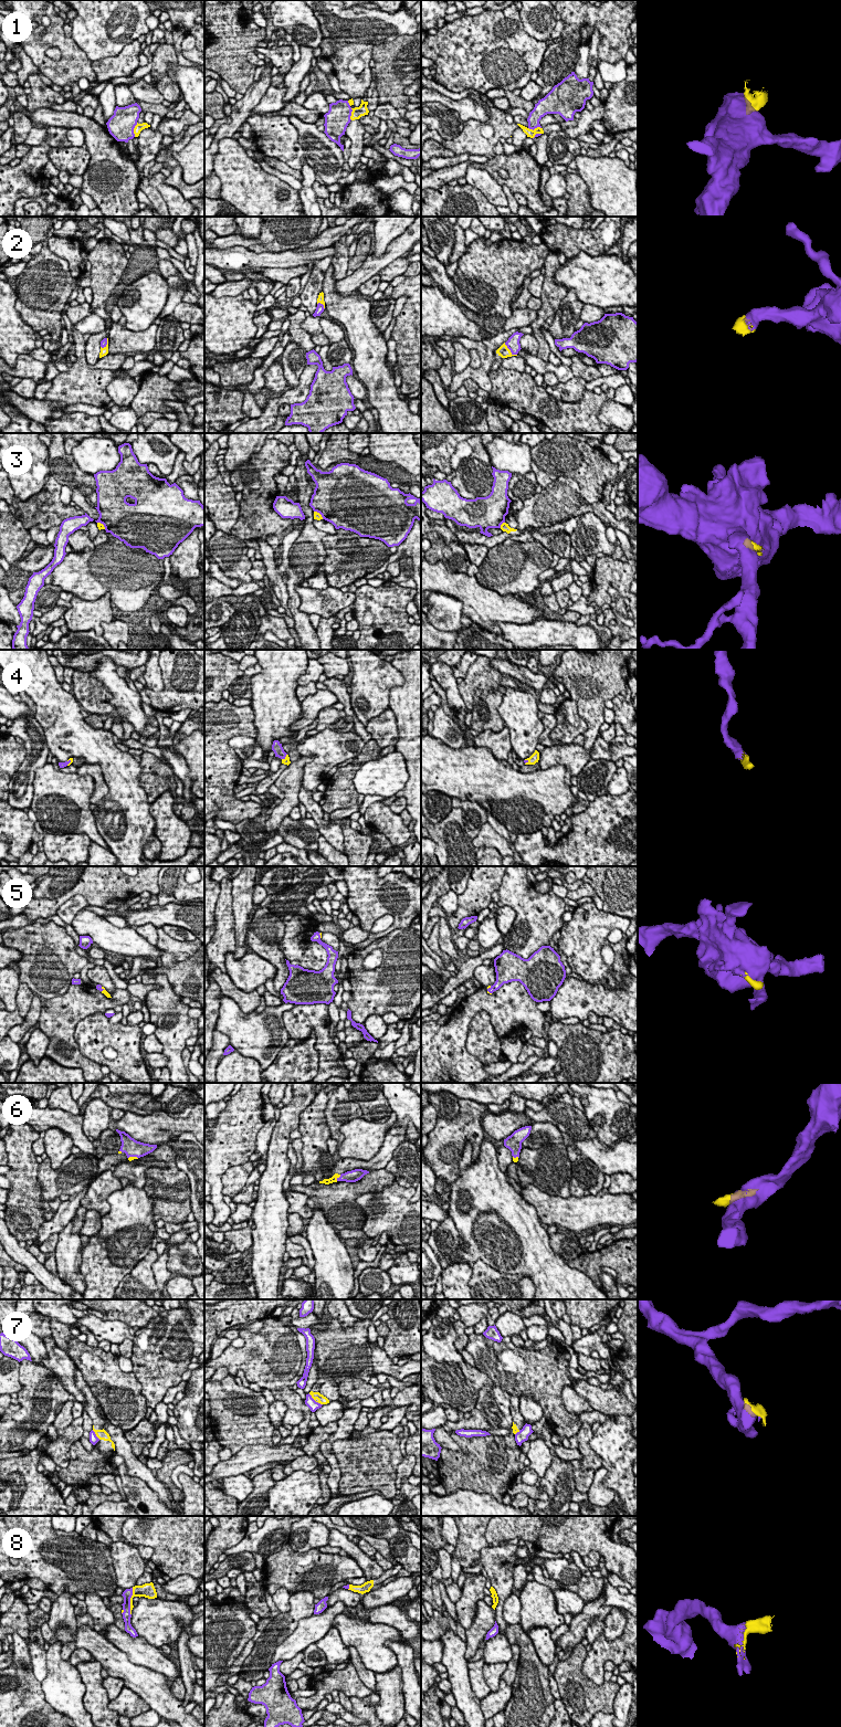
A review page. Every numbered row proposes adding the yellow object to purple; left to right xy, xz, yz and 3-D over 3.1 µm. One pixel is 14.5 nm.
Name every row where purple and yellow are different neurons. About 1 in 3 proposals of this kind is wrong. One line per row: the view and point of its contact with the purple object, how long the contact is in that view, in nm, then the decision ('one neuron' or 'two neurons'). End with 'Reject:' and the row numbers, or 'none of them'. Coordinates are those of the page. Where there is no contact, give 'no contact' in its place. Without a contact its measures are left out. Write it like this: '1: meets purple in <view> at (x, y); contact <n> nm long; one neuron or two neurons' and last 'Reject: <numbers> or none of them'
1: meets purple in xy at (133, 129); contact 220 nm long; two neurons
2: meets purple in yz at (510, 349); contact 260 nm long; one neuron
3: meets purple in yz at (501, 524); contact 120 nm long; two neurons
4: meets purple in xy at (69, 762); contact 110 nm long; one neuron
5: meets purple in yz at (487, 990); contact 130 nm long; one neuron
6: meets purple in xz at (338, 1178); contact 120 nm long; one neuron
7: meets purple in xz at (314, 1400); contact 260 nm long; two neurons
8: meets purple in xy at (129, 1601); contact 400 nm long; one neuron
Reject: 1, 3, 7

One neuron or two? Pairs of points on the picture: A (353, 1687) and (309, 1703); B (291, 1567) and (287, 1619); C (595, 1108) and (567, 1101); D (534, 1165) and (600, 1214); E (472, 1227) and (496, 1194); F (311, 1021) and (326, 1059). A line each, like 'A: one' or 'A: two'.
A: one
B: two
C: two
D: two
E: one
F: one

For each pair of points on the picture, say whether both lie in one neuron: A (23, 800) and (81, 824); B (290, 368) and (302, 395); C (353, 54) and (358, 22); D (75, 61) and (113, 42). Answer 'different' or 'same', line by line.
A: different
B: different
C: different
D: different

